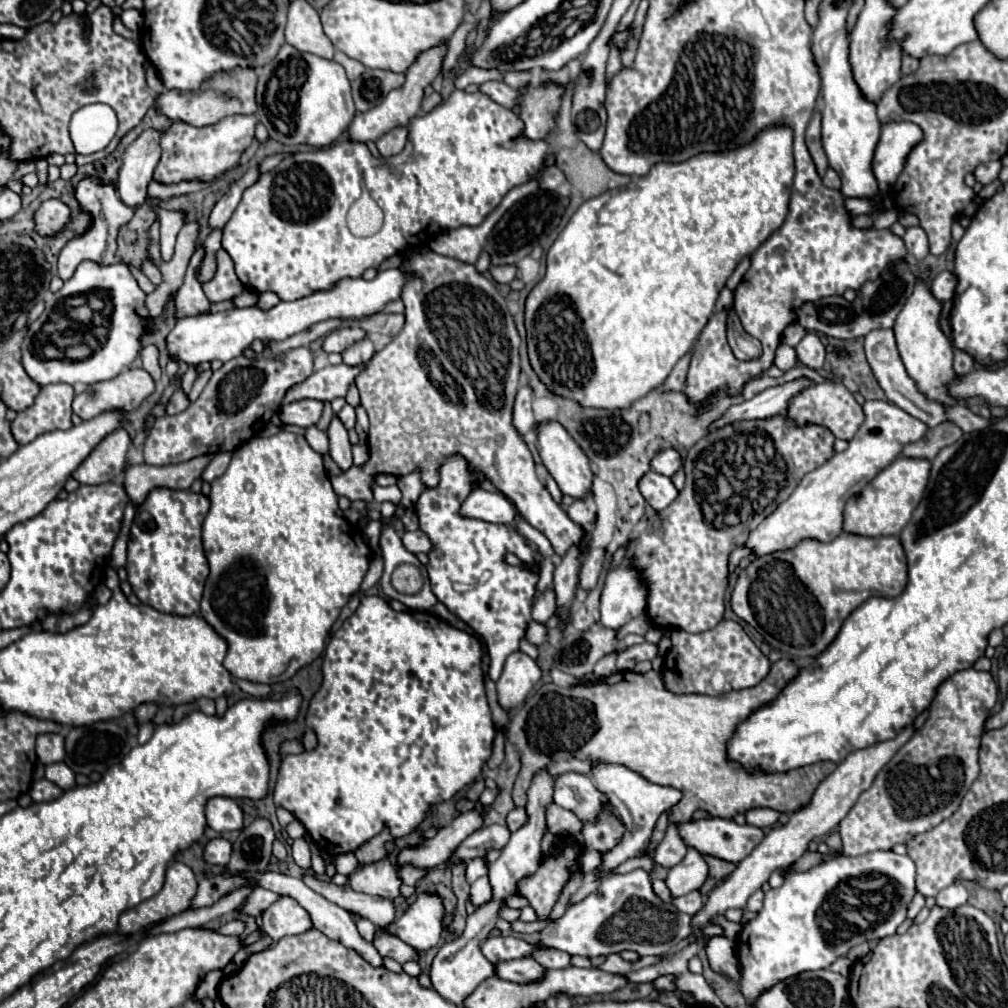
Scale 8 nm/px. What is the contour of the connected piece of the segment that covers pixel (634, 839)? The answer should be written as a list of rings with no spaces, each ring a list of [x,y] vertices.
[[[594,762],[590,778],[592,778],[594,786],[602,794],[606,794],[606,798],[612,802],[612,806],[616,808],[616,812],[620,814],[620,818],[626,824],[626,834],[624,834],[622,842],[614,850],[602,854],[604,862],[600,868],[614,870],[628,858],[648,854],[646,846],[648,846],[648,840],[650,840],[650,834],[652,834],[652,828],[654,828],[658,816],[662,812],[666,812],[670,806],[674,806],[682,798],[682,792],[674,790],[672,786],[658,786],[654,782],[646,782],[646,778],[642,778],[638,772],[634,772],[622,764],[610,764],[610,762]]]

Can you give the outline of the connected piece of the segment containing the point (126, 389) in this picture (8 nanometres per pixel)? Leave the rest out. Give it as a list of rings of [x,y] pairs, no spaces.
[[[126,368],[118,378],[90,384],[72,402],[72,412],[90,420],[102,412],[122,408],[134,412],[154,392],[154,380],[144,368]]]

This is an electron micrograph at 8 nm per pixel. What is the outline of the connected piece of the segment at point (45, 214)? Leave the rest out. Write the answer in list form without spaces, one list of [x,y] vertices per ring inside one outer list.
[[[58,198],[44,200],[34,212],[34,230],[42,238],[56,238],[70,224],[72,210]]]

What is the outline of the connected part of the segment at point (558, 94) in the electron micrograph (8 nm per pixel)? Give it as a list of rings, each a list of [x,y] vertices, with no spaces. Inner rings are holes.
[[[558,84],[526,88],[526,92],[522,92],[520,118],[526,124],[524,136],[528,136],[530,140],[542,140],[546,138],[546,134],[550,134],[556,124],[556,114],[560,110],[564,94],[566,90]]]

